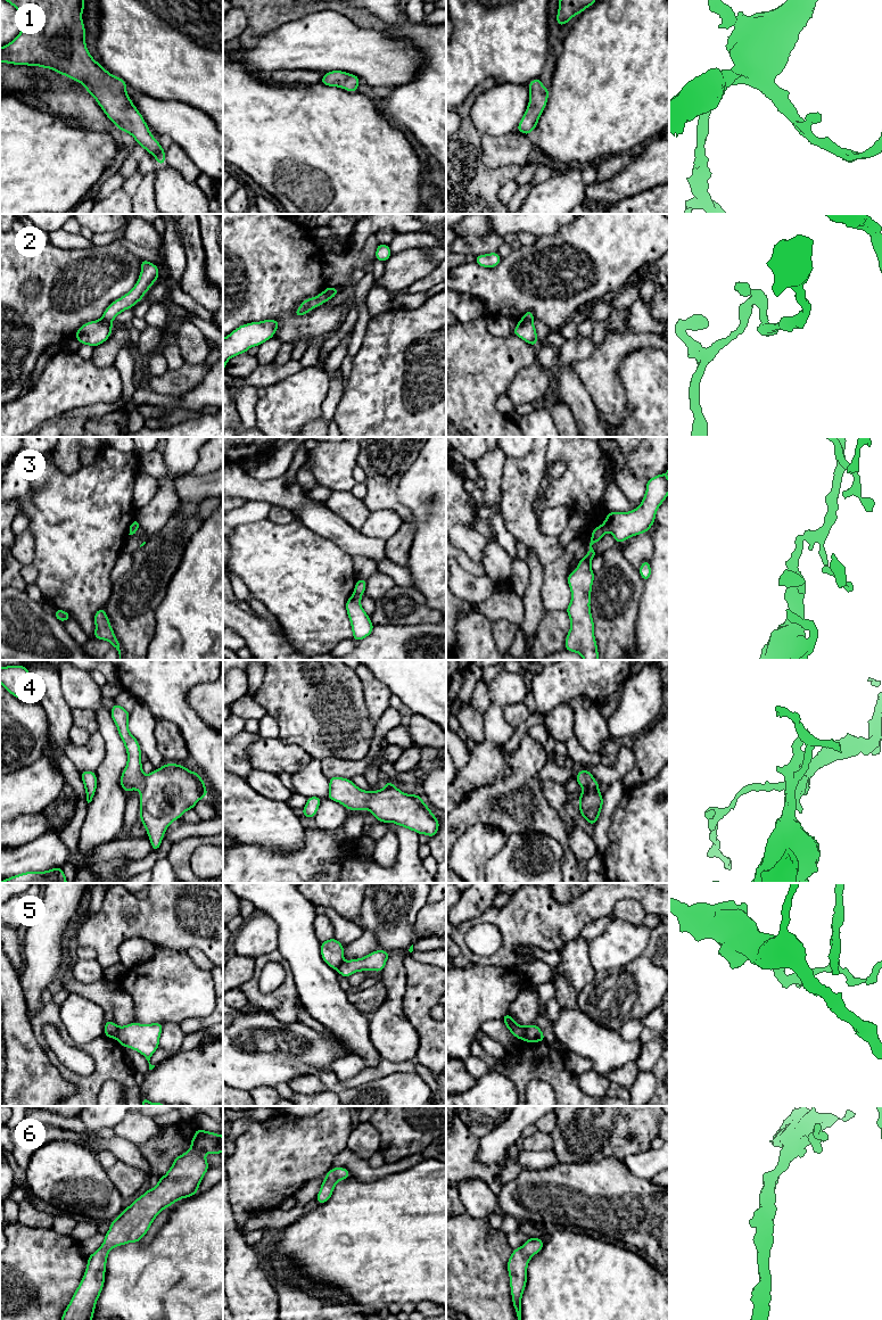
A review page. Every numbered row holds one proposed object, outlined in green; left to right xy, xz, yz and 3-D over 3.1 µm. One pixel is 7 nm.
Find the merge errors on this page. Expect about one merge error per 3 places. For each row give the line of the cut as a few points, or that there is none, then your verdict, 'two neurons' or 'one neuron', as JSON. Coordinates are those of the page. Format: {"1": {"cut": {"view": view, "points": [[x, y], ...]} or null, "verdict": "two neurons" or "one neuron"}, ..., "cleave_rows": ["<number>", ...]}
{"1": {"cut": null, "verdict": "one neuron"}, "2": {"cut": {"view": "xz", "points": [[331, 288], [327, 299]]}, "verdict": "two neurons"}, "3": {"cut": {"view": "xz", "points": [[354, 593], [361, 594]]}, "verdict": "two neurons"}, "4": {"cut": null, "verdict": "one neuron"}, "5": {"cut": {"view": "yz", "points": [[527, 1026], [522, 1039]]}, "verdict": "two neurons"}, "6": {"cut": null, "verdict": "one neuron"}, "cleave_rows": ["2", "3", "5"]}

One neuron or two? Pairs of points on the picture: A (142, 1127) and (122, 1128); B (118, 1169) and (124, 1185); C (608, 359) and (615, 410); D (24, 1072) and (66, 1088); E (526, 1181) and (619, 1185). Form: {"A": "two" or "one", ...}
{"A": "one", "B": "one", "C": "one", "D": "one", "E": "one"}

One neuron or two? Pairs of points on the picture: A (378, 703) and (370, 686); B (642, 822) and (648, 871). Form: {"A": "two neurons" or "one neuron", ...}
{"A": "one neuron", "B": "one neuron"}

